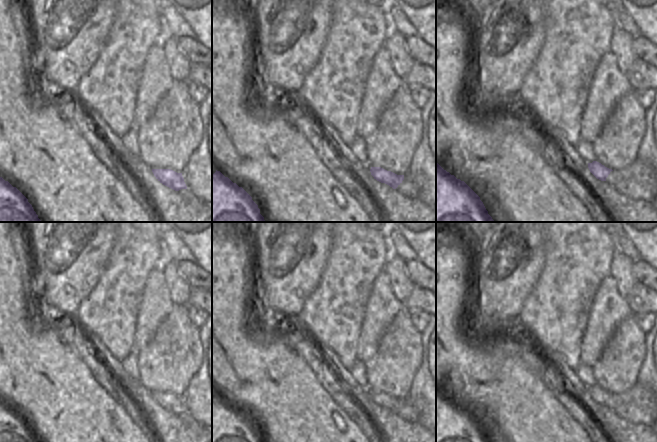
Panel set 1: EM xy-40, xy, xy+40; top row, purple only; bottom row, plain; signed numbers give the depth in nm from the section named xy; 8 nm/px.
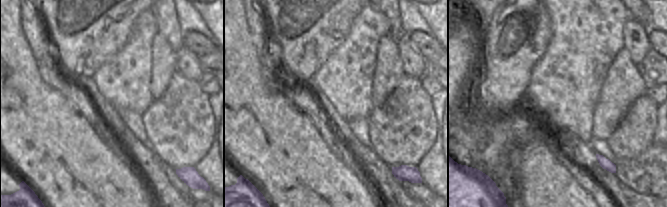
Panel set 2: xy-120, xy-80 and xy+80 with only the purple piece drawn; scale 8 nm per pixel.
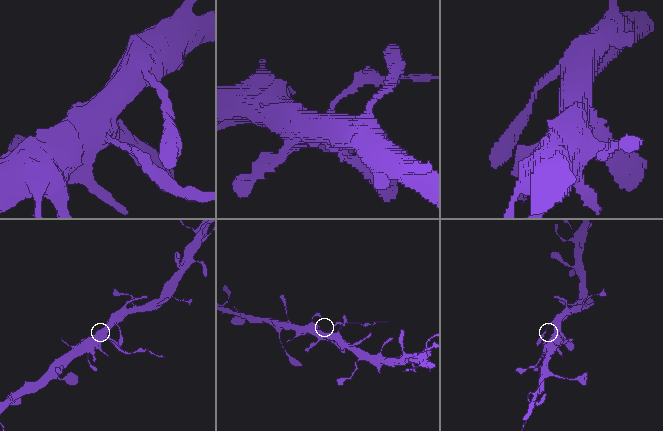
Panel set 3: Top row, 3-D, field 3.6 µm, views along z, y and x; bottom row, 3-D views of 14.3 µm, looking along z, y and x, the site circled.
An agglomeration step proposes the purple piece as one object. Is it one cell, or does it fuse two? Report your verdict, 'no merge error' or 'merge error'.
merge error

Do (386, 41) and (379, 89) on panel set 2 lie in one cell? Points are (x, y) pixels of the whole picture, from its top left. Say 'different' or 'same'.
same

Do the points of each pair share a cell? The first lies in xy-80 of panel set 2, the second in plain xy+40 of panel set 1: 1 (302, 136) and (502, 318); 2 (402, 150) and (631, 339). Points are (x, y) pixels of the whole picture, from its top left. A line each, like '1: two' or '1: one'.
1: two
2: one

